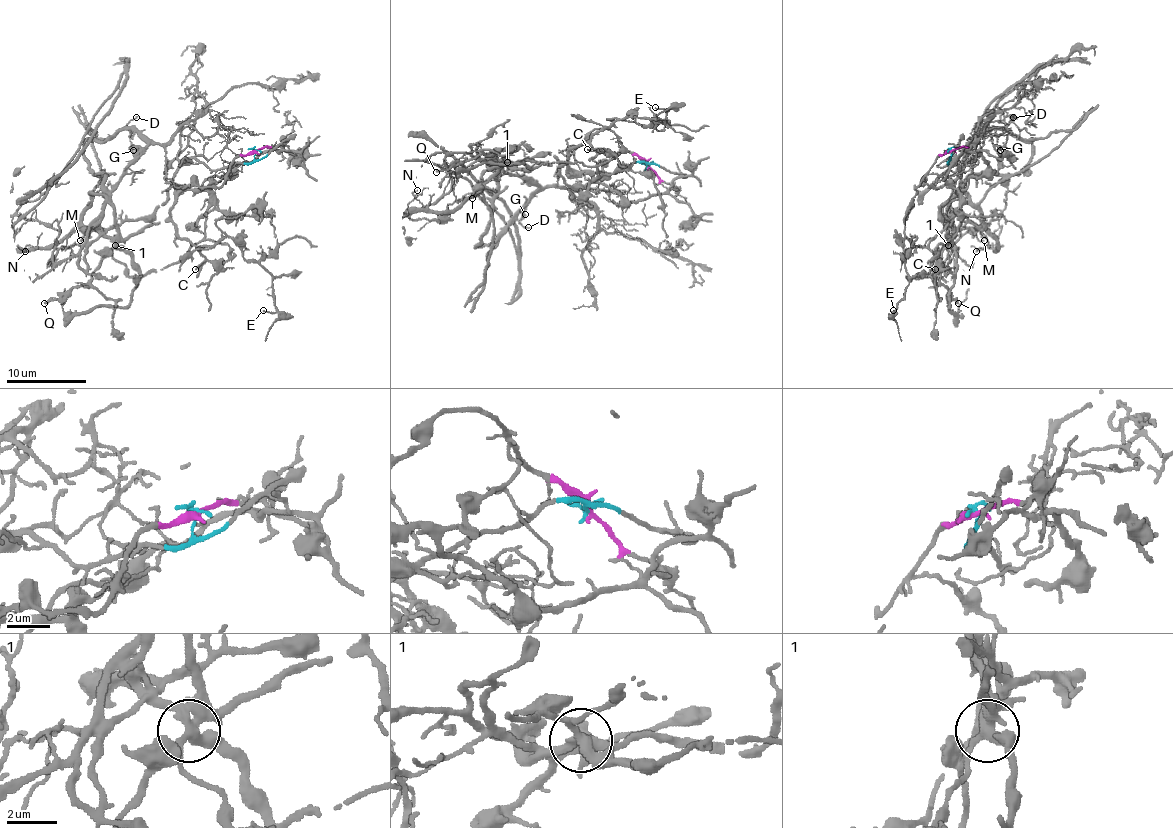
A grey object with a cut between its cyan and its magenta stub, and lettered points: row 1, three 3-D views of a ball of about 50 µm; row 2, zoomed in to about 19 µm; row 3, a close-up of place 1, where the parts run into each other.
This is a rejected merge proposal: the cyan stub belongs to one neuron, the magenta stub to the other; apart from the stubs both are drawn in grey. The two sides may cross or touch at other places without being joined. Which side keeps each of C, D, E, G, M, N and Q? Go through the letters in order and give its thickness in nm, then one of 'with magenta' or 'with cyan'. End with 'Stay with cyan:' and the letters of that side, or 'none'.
C: 130 nm | with magenta
D: 140 nm | with magenta
E: 140 nm | with magenta
G: 140 nm | with magenta
M: 130 nm | with cyan
N: 120 nm | with cyan
Q: 200 nm | with magenta
Stay with cyan: M, N

